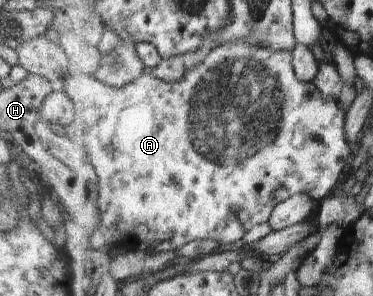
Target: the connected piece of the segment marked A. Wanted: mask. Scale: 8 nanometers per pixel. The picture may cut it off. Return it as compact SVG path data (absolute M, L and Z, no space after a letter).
M240 41L239 43L227 44L218 47L216 50L214 50L214 52L212 52L210 57L206 57L206 60L202 65L199 66L198 69L194 69L191 73L188 73L187 77L183 81L168 82L164 79L158 78L152 73L152 71L148 71L145 72L138 81L131 82L130 85L126 85L122 88L104 84L104 82L98 80L94 75L73 74L72 72L68 72L68 74L65 75L59 86L62 88L62 91L64 91L70 97L70 100L75 106L75 119L71 122L71 127L74 129L74 132L70 136L70 139L72 142L78 142L79 146L83 146L84 142L86 142L89 152L89 161L96 167L100 177L100 196L97 205L101 210L101 217L103 219L101 220L101 227L96 233L93 234L93 237L91 238L91 246L94 251L94 255L98 260L100 260L102 255L107 250L112 249L113 246L116 249L123 248L124 250L128 251L133 250L146 251L147 253L163 253L170 252L171 250L180 250L183 246L186 246L193 240L195 241L198 239L214 239L221 242L222 245L226 243L234 244L234 242L240 242L240 240L242 240L242 236L246 236L250 228L254 228L254 226L258 226L258 224L262 224L262 222L270 222L275 208L279 204L282 204L282 202L292 198L292 195L308 193L311 194L318 201L318 203L321 203L326 196L330 196L332 192L334 193L337 190L336 186L338 186L340 182L344 182L344 174L351 174L351 164L356 154L356 146L352 146L352 142L350 142L349 138L347 137L347 110L344 108L344 106L342 106L338 99L326 97L325 94L318 88L315 81L305 83L298 78L298 75L294 70L293 54L291 52L292 51L275 51L266 47L260 47L259 45L249 45L247 42Z

